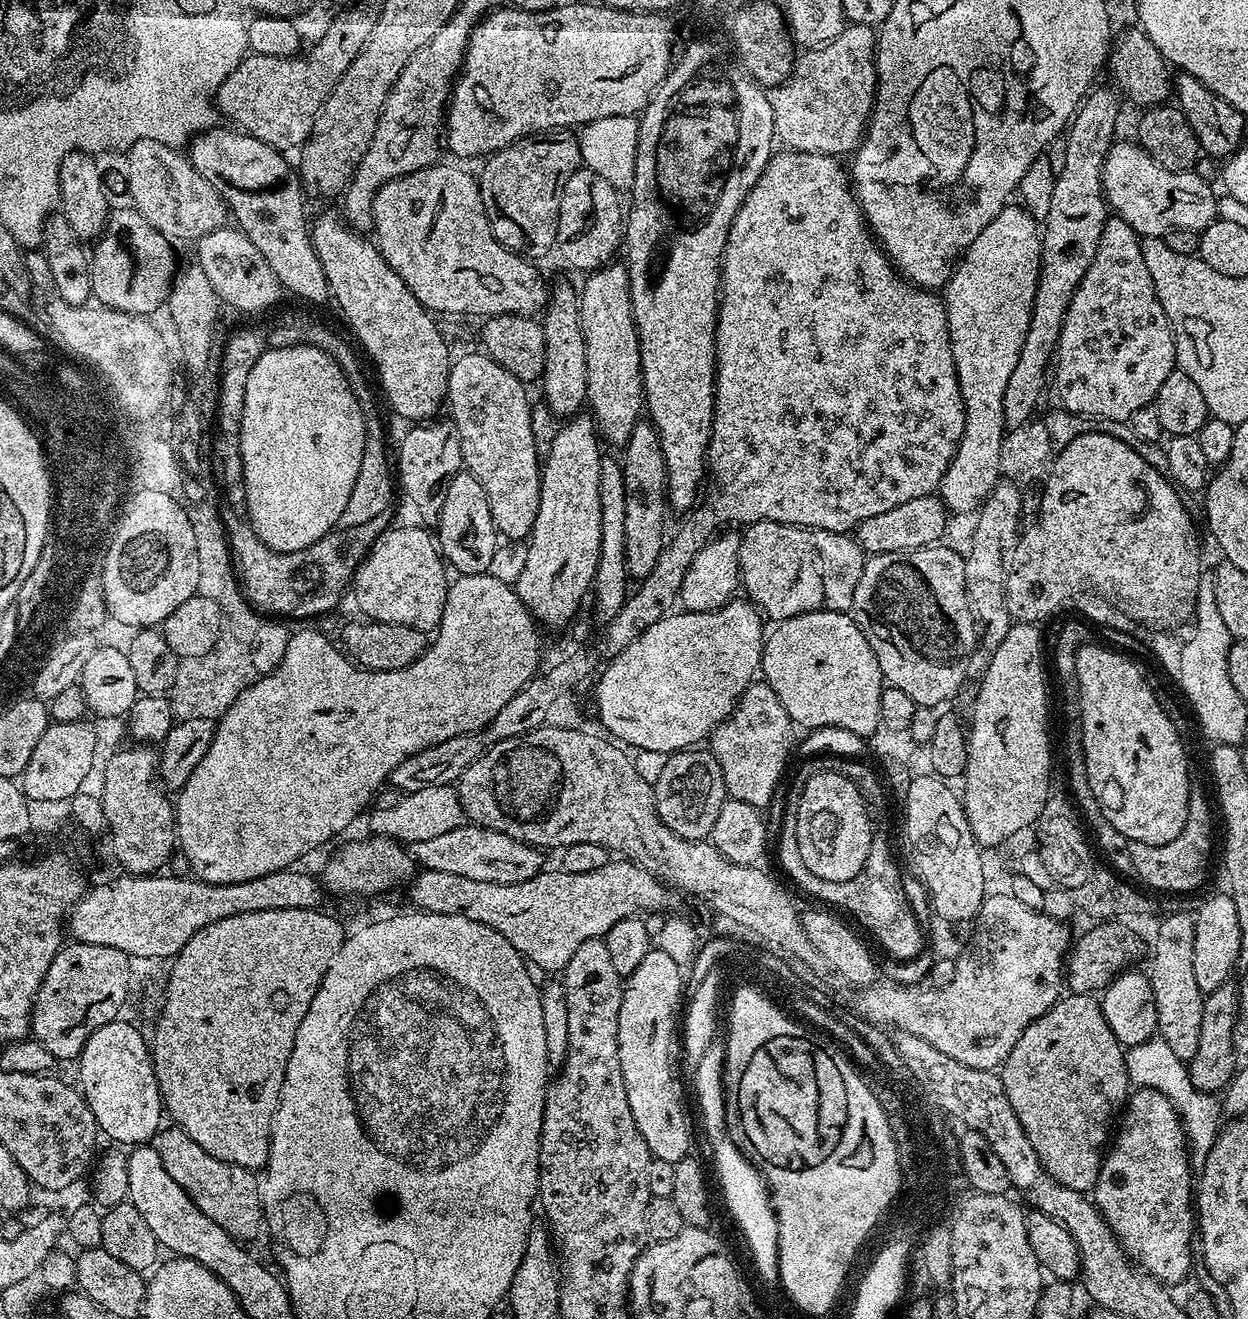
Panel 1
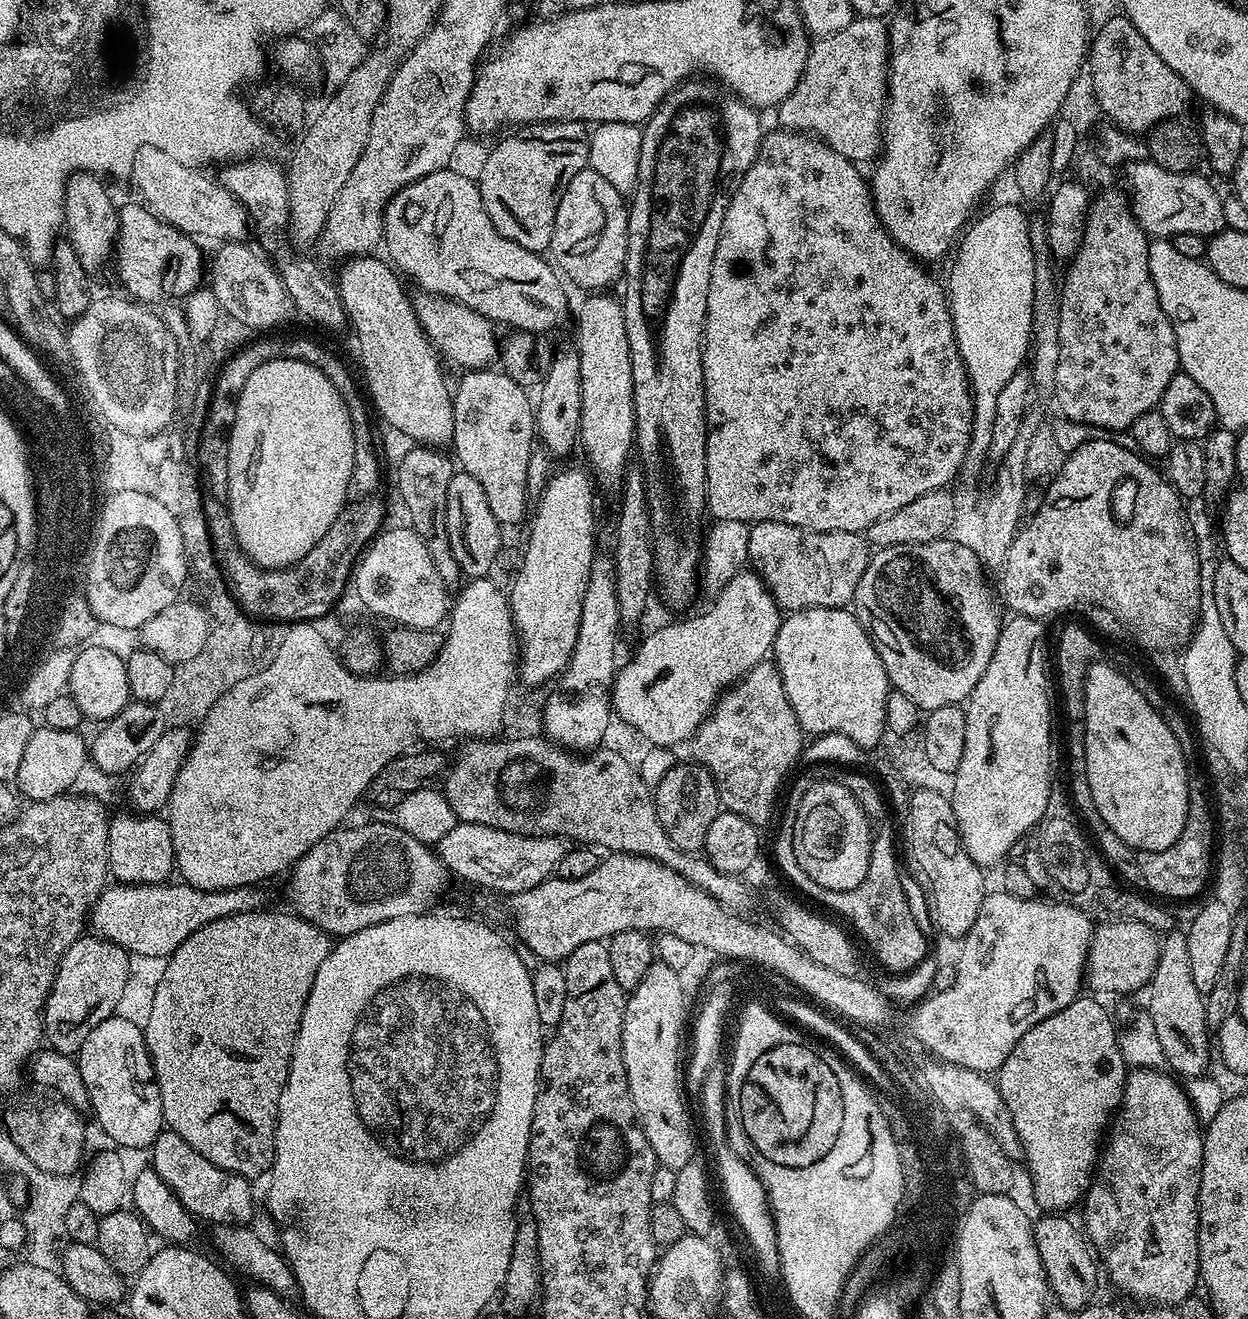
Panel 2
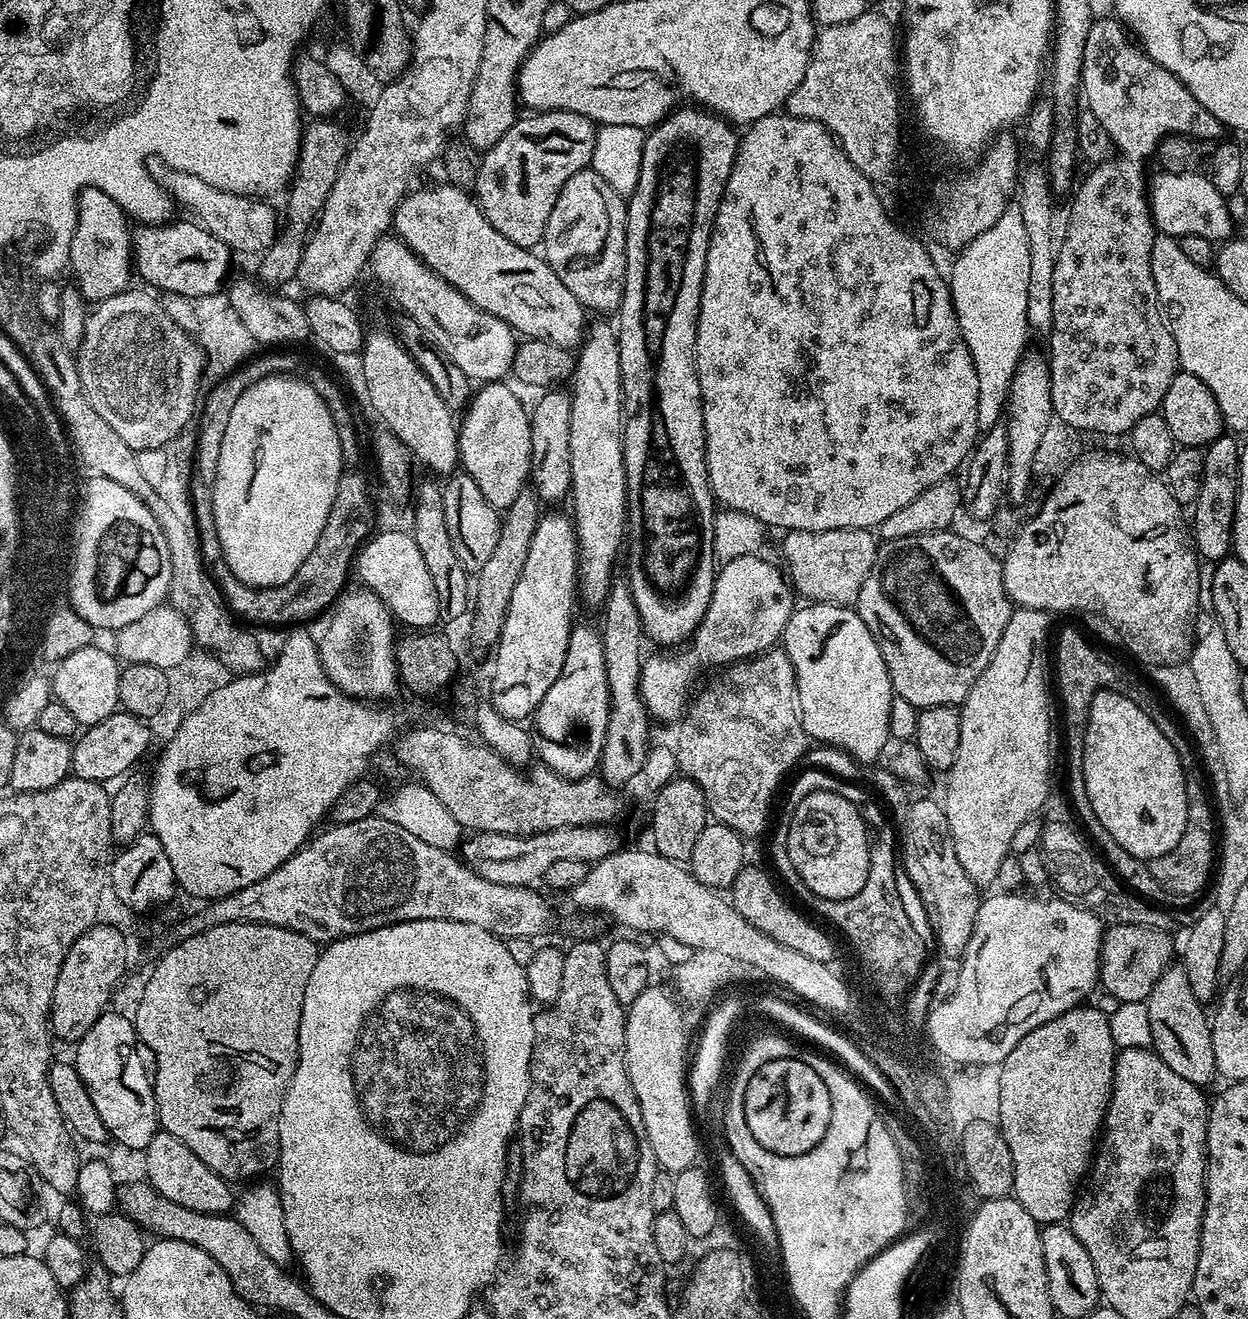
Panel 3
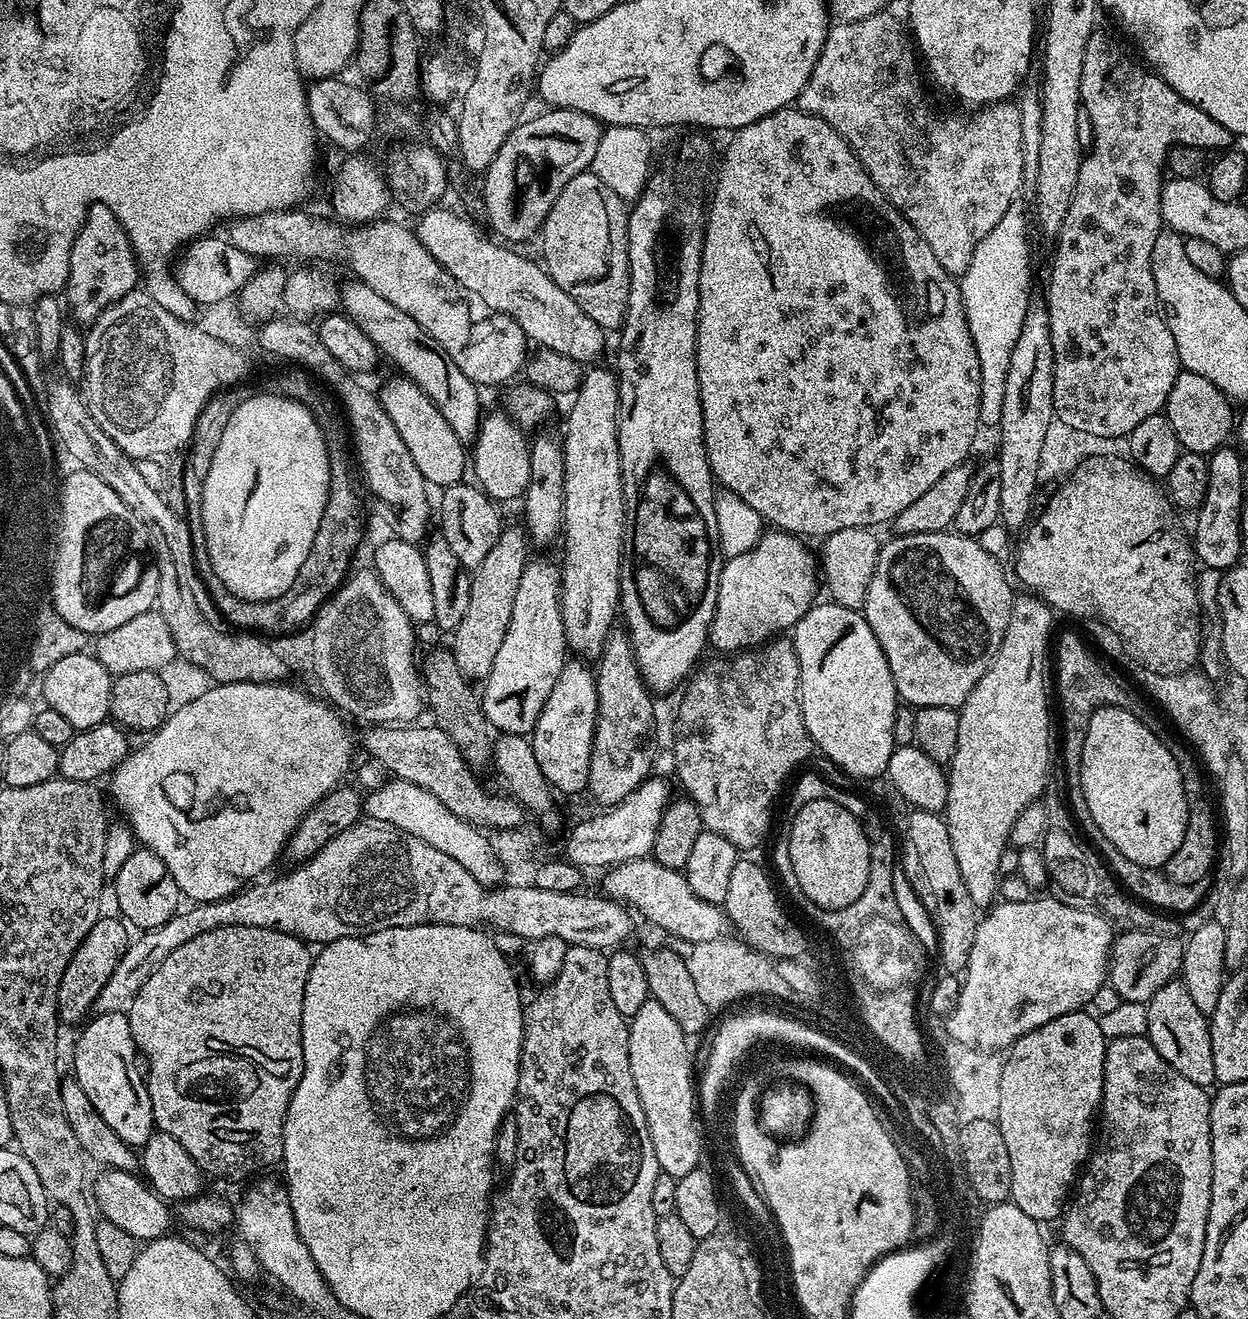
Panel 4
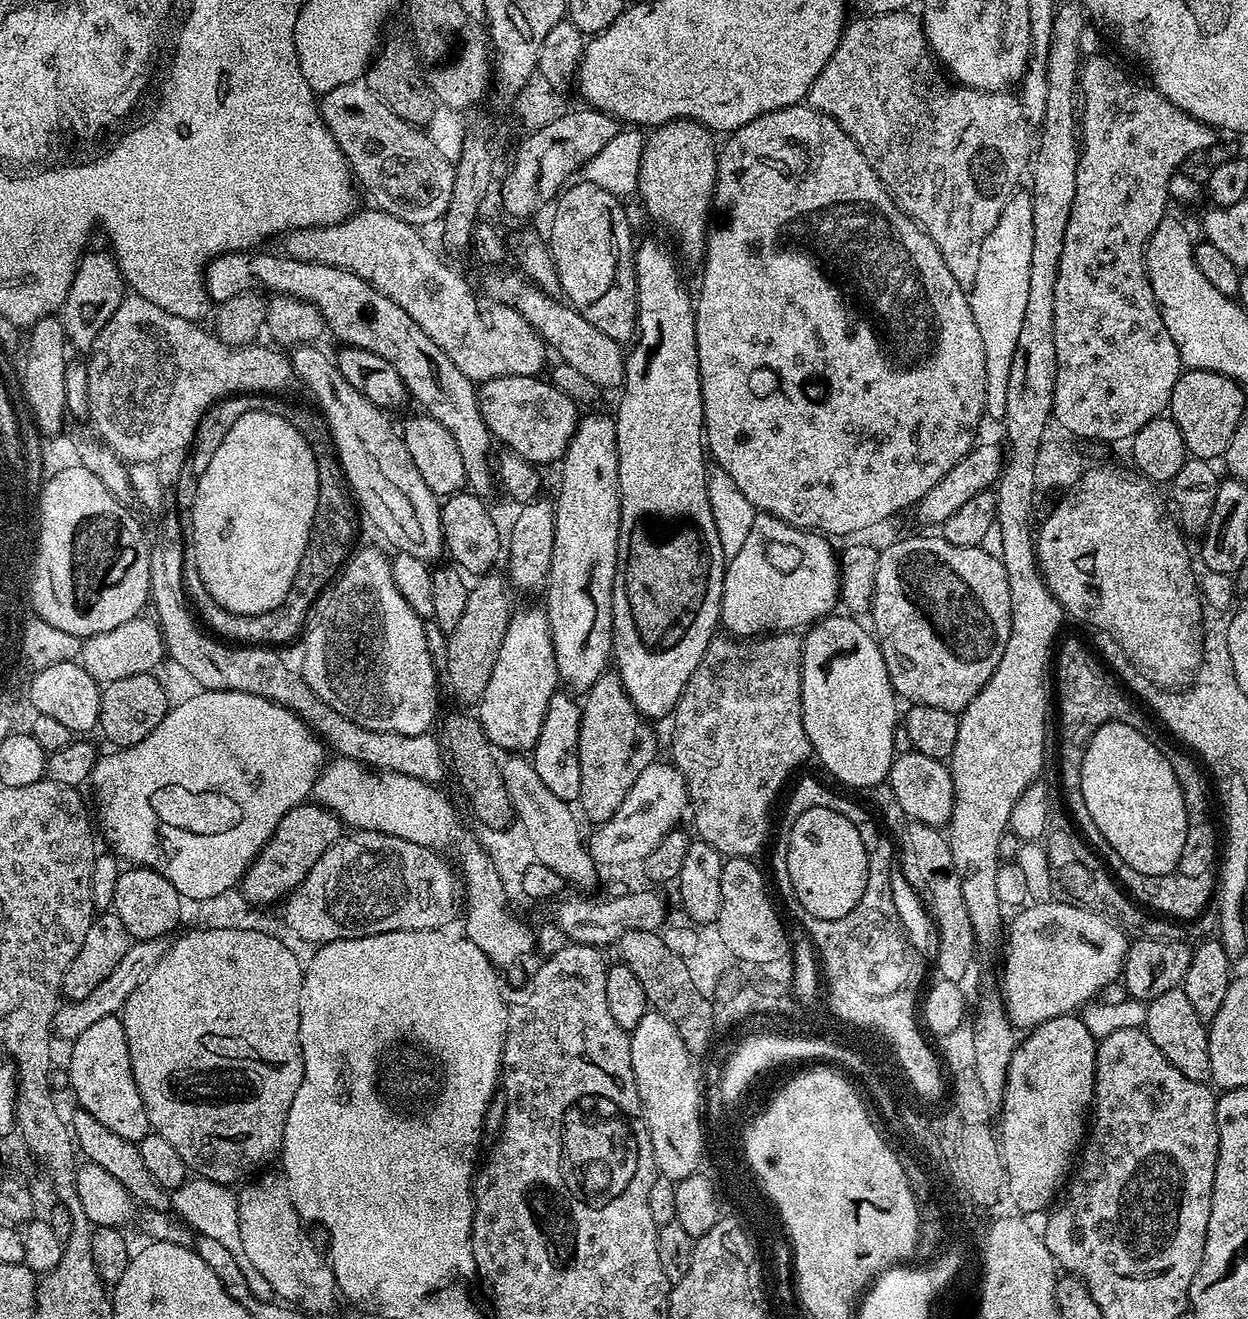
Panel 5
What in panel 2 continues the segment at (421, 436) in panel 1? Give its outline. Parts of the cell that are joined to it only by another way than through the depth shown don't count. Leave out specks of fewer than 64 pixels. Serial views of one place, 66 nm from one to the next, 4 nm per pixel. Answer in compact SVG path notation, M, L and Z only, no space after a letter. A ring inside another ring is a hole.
M412 446L412 449L396 464L396 492L404 499L408 511L407 523L426 542L426 550L438 570L438 578L449 590L461 587L462 573L454 550L450 550L450 538L446 530L446 490L450 490L450 478L454 474L454 460L451 455L443 456L443 451L432 446Z

